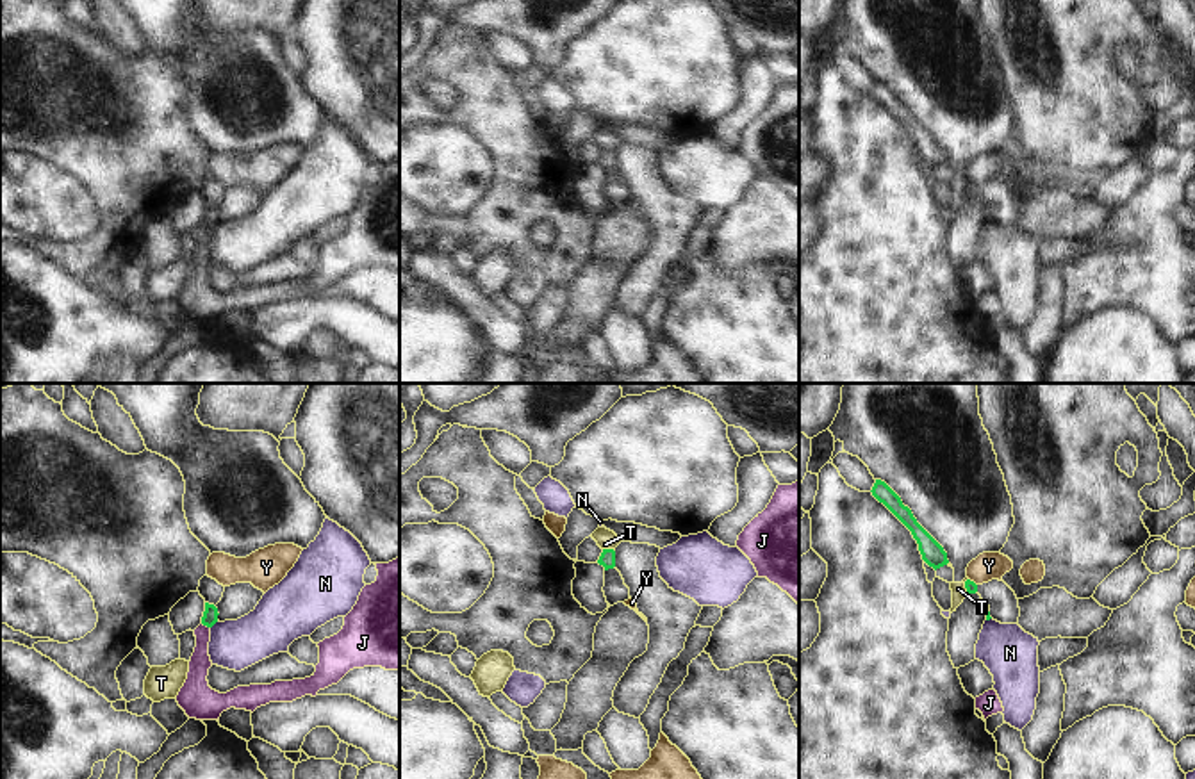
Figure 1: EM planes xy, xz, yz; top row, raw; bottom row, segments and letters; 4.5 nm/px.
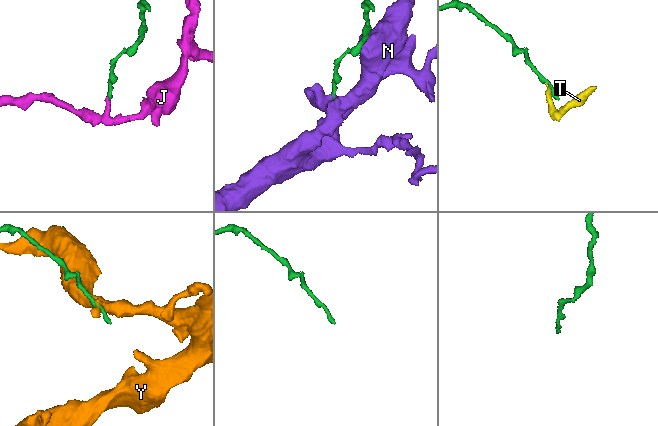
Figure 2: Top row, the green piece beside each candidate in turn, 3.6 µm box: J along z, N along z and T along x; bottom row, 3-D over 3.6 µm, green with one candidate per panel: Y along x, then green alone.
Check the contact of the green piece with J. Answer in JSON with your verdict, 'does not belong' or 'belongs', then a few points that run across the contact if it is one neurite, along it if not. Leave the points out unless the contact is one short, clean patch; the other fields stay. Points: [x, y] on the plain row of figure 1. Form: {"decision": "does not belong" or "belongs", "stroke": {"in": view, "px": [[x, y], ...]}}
{"decision": "does not belong", "stroke": {"in": "xy", "px": [[202, 223], [209, 229]]}}

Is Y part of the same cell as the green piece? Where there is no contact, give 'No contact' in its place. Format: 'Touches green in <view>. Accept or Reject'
Touches green in yz. Reject.

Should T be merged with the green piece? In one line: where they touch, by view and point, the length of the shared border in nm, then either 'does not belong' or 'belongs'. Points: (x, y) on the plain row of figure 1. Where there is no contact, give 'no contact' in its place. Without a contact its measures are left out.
meets green in xz at (609, 150); contact 50 nm long; does not belong

